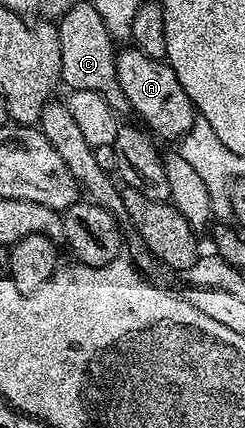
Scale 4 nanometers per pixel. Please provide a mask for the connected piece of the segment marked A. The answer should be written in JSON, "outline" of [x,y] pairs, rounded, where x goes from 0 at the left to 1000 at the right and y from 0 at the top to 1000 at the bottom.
{"outline":[[[486,114],[473,126],[473,187],[522,234],[531,257],[580,273],[576,292],[633,325],[714,322],[739,327],[776,311],[800,273],[767,215],[751,215],[718,168],[702,168],[690,145],[620,140],[567,117]]]}

